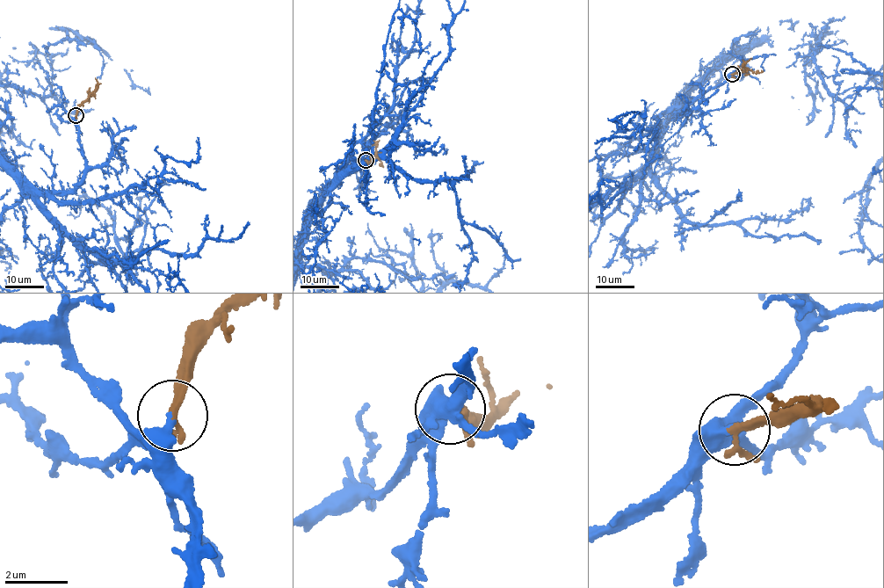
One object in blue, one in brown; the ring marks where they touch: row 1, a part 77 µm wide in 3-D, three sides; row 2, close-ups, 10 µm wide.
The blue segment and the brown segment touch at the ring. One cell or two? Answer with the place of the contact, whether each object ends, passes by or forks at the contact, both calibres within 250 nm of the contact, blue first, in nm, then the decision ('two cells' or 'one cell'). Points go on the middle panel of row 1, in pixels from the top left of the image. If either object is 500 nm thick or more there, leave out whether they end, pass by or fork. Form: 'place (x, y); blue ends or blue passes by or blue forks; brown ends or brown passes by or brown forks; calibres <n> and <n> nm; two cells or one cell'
place (365, 160); blue ends; brown passes by; calibres 400 and 240 nm; one cell

